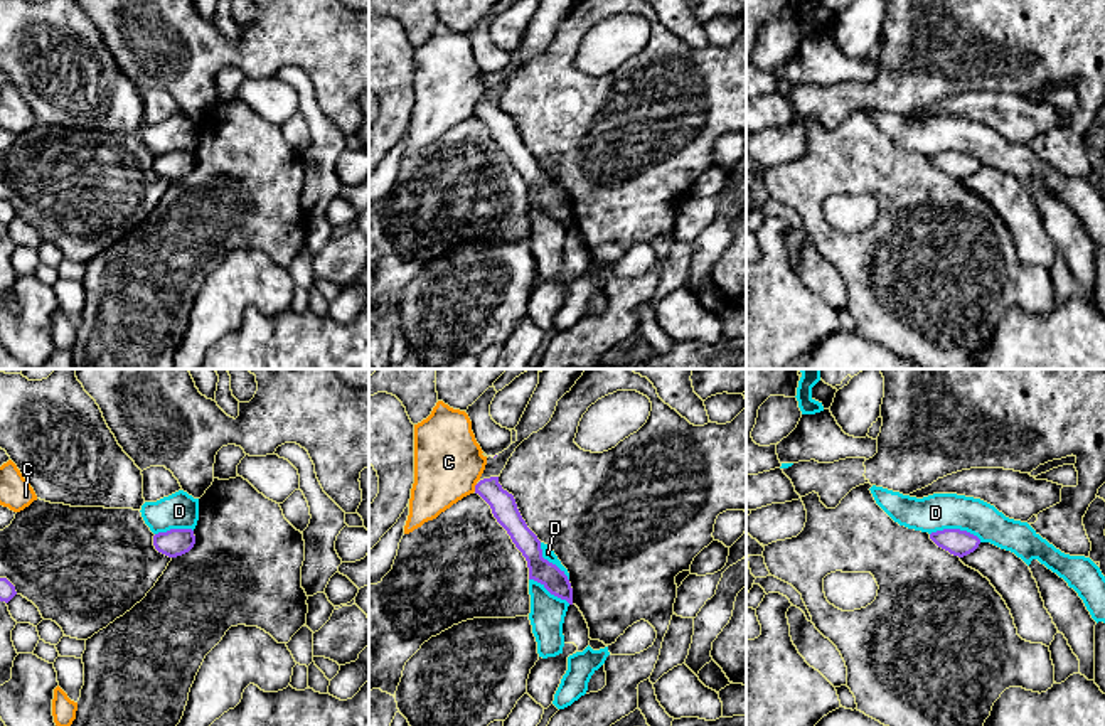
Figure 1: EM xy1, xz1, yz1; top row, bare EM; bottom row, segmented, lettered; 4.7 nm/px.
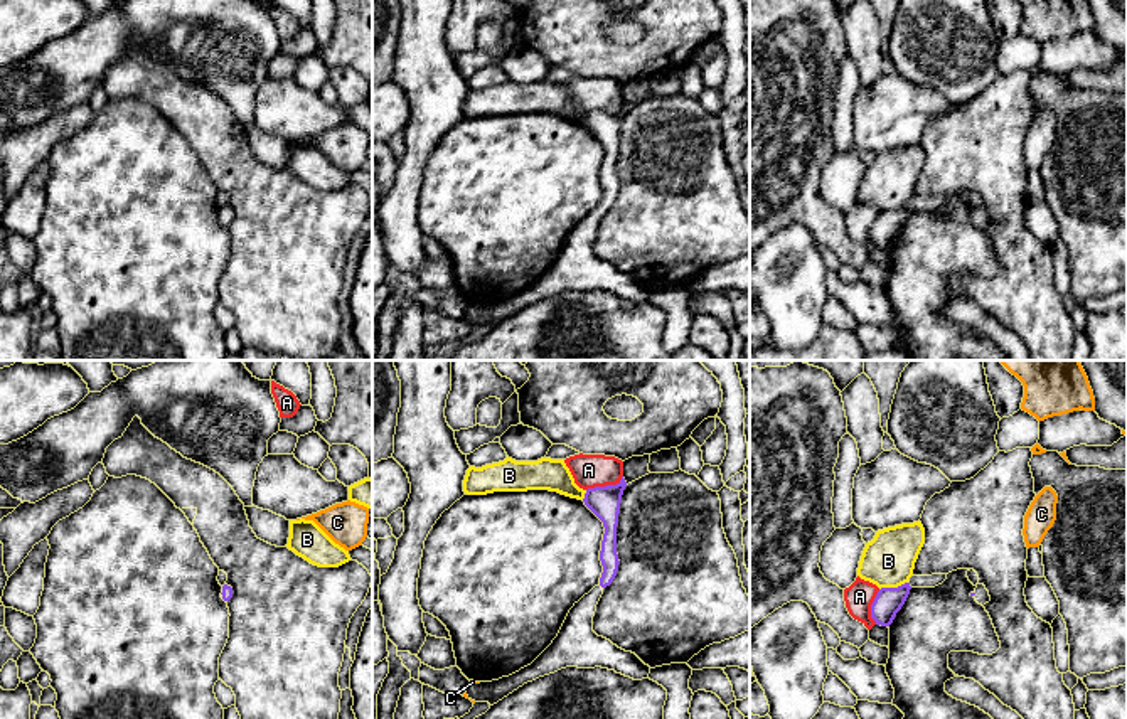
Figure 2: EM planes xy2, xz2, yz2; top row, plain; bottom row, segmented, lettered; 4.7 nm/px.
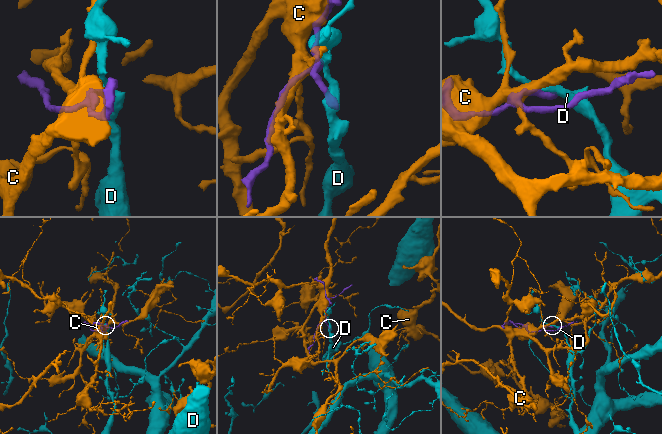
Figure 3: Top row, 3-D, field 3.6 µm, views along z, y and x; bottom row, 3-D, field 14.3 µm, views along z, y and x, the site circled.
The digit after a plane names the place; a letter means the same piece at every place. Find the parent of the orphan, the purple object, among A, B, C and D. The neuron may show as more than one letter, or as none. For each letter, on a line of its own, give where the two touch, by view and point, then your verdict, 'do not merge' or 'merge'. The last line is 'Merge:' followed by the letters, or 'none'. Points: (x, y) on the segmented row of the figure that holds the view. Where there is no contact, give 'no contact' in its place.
A: contact xz2 (607, 485); do not merge
B: contact yz2 (893, 588); do not merge
C: contact xz1 (475, 487); do not merge
D: contact yz1 (955, 529); do not merge
Merge: none

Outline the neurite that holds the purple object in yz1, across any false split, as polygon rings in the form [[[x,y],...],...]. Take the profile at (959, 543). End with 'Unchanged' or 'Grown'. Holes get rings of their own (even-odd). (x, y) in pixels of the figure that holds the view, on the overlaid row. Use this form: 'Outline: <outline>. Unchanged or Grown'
Outline: [[[943,529],[943,531],[932,532],[930,539],[938,547],[958,558],[974,553],[980,544],[980,539],[977,536],[960,529]]]. Unchanged

